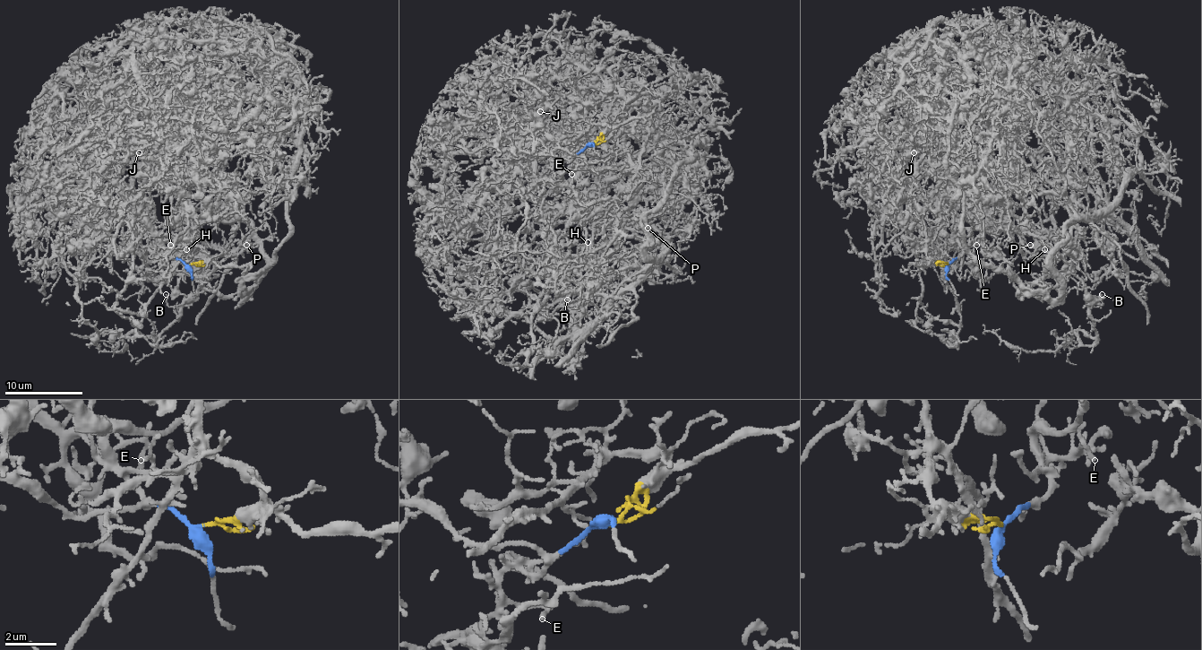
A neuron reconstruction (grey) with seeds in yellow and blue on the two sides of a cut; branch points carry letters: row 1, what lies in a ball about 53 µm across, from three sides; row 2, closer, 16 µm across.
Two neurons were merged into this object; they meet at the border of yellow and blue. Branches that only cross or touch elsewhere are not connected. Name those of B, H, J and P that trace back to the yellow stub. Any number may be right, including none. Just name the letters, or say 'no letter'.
H, J, P

